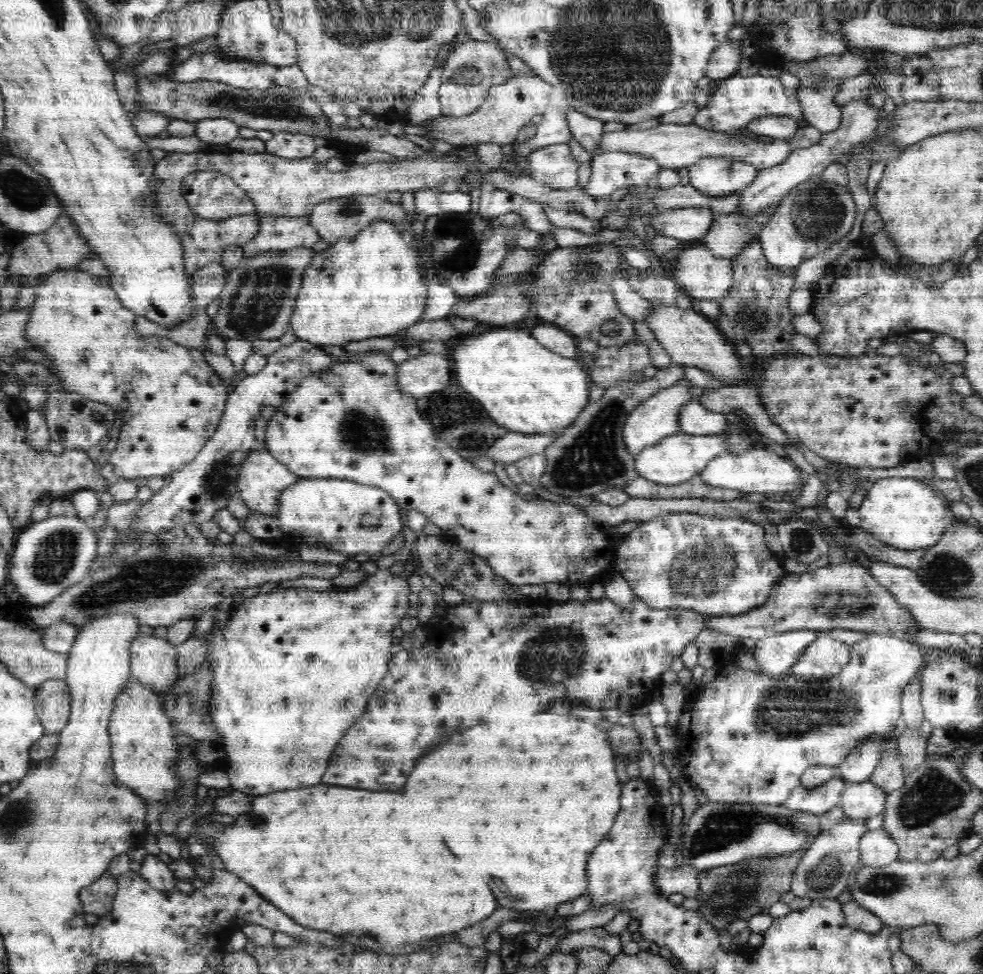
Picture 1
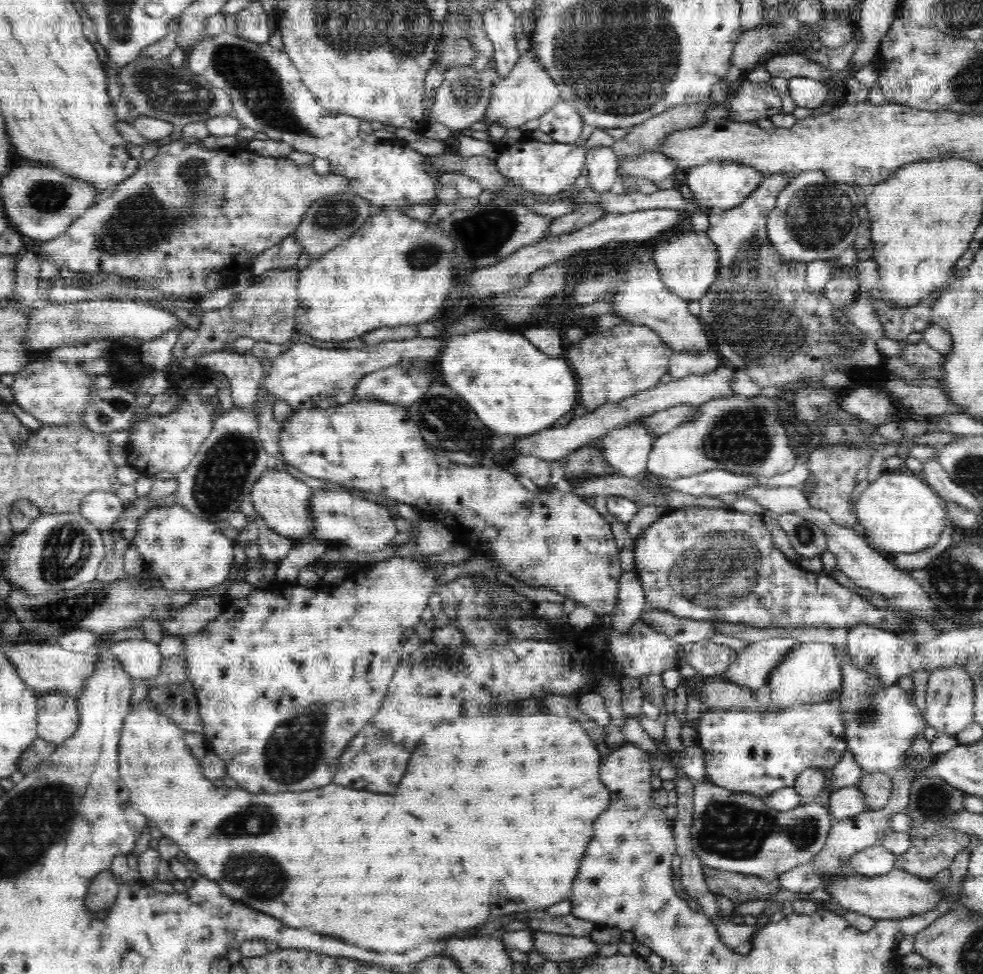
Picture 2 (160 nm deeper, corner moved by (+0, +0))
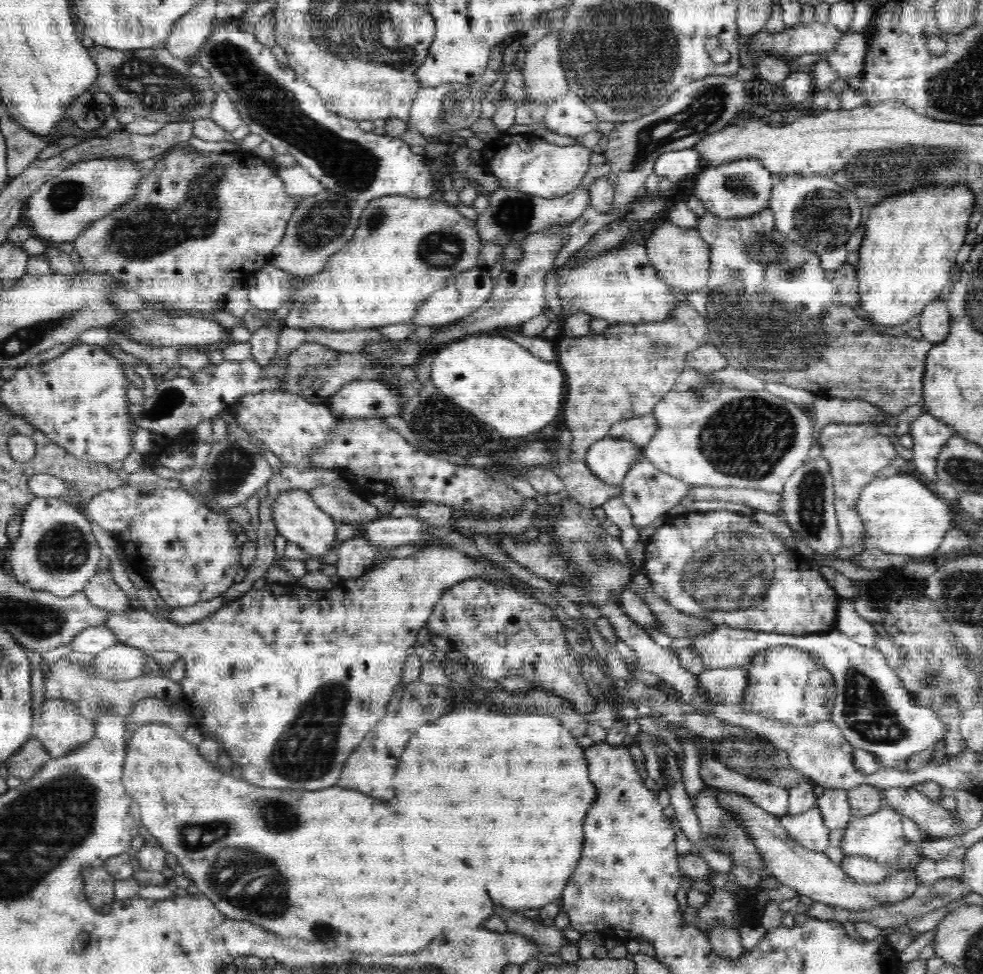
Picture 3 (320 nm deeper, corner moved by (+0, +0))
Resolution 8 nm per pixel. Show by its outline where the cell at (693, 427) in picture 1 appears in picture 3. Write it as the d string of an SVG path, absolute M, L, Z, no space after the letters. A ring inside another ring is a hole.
M650 413L617 422L610 427L607 436L629 440L644 448L656 430L658 430L658 421L653 413Z

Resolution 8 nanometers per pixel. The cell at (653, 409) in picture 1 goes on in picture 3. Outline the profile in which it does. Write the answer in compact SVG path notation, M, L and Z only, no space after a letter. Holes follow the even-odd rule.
M606 436L592 444L583 461L596 478L618 486L640 456L645 456L645 448L629 440Z

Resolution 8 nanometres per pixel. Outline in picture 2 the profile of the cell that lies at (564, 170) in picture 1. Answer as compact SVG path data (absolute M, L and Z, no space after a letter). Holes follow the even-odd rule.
M596 127L584 146L579 146L575 142L540 142L522 139L507 148L501 148L500 154L495 158L495 164L500 174L508 177L512 185L536 195L551 196L571 189L585 168L586 152L590 148L611 147L614 141L601 127Z

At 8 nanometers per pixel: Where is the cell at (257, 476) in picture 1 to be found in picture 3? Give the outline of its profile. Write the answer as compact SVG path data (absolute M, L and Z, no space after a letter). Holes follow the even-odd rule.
M292 488L288 492L280 492L274 500L274 521L278 534L290 542L295 542L308 556L325 561L334 558L334 550L338 543L336 541L338 522L316 506L308 494L308 489Z

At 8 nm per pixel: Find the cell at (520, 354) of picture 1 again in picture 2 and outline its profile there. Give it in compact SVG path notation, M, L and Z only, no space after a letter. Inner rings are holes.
M430 322L416 325L420 337L443 337L448 344L440 352L436 360L439 375L443 384L460 395L478 414L478 418L498 434L514 434L527 436L552 426L560 416L564 416L578 403L579 383L564 356L551 357L540 352L536 346L522 334L510 334L502 330L472 331L470 334L456 336L437 329Z

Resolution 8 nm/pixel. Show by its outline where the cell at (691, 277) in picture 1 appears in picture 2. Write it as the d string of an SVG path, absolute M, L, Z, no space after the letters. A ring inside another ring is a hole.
M686 232L662 240L656 245L653 261L660 271L661 281L680 298L700 300L715 281L718 266L718 248L704 233Z

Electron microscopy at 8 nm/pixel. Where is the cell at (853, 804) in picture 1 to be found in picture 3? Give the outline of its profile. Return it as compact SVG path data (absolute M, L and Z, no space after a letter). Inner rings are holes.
M825 789L818 796L815 808L823 816L823 822L828 830L845 829L852 818L848 801L848 792L844 789Z

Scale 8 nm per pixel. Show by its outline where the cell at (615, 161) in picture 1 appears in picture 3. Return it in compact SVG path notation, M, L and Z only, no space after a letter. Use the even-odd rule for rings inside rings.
M692 147L684 150L671 150L659 156L656 160L655 173L658 177L672 183L698 173L702 167L700 153Z

